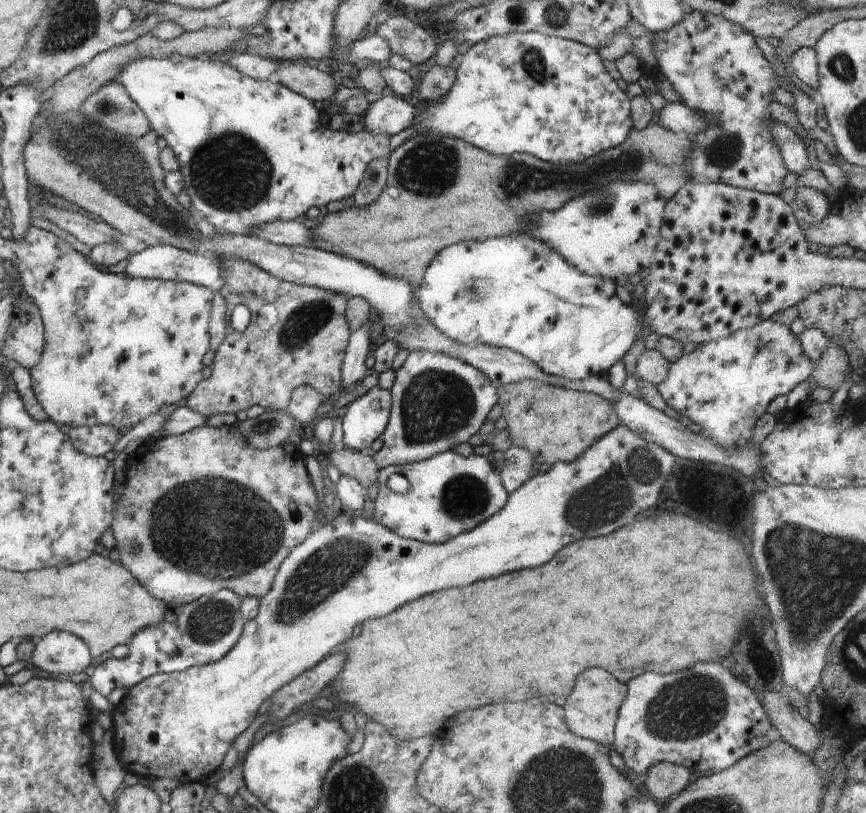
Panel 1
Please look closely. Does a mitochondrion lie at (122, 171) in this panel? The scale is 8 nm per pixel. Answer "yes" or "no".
yes

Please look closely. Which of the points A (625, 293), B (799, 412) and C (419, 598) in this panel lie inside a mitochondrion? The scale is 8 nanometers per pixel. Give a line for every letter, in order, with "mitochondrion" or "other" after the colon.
A: other
B: other
C: other

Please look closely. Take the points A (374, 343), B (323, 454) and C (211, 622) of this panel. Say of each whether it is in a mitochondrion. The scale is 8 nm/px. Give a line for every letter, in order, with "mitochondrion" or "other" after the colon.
A: other
B: other
C: mitochondrion

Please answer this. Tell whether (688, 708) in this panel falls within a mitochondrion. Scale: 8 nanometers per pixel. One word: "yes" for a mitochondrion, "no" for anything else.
yes

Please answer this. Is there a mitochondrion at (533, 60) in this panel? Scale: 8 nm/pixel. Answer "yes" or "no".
yes

